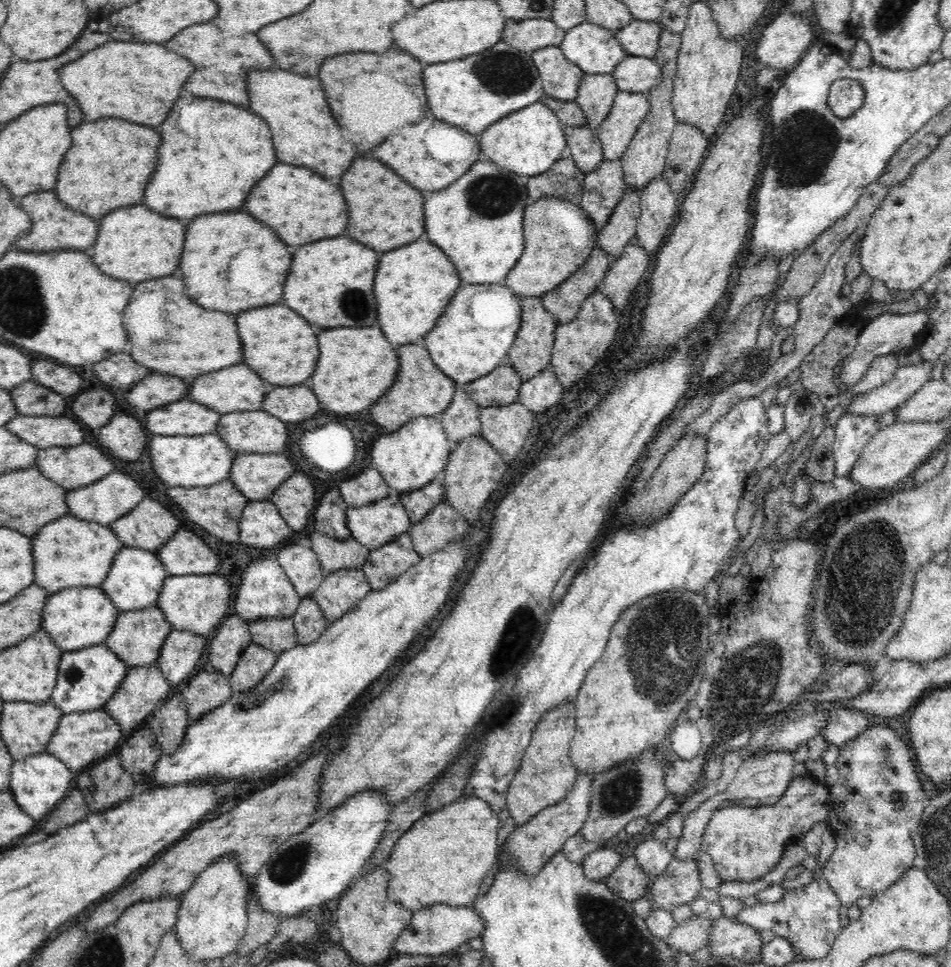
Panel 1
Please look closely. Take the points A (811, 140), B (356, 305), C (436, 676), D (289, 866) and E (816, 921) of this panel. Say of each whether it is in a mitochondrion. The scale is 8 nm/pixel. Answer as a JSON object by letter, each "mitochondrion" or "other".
{"A":"mitochondrion","B":"mitochondrion","C":"other","D":"mitochondrion","E":"mitochondrion"}

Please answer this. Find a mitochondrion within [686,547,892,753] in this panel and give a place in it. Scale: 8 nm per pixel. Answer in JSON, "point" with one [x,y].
{"point":[748,681]}

